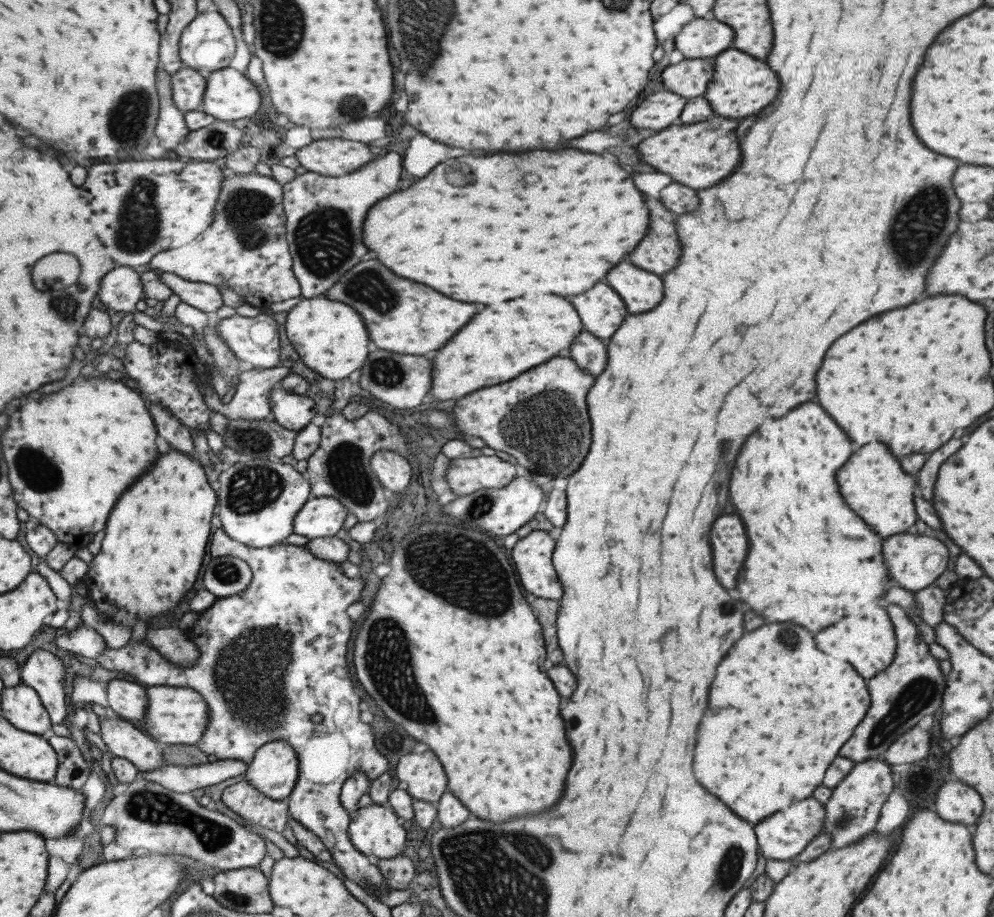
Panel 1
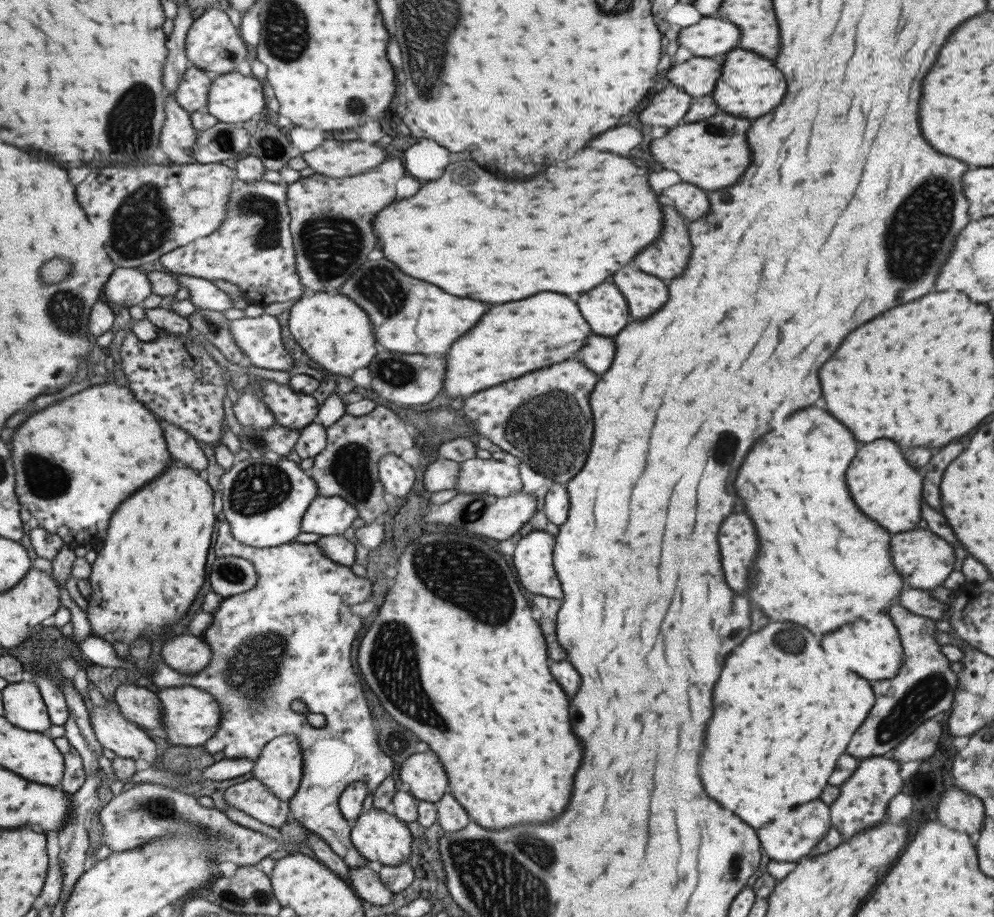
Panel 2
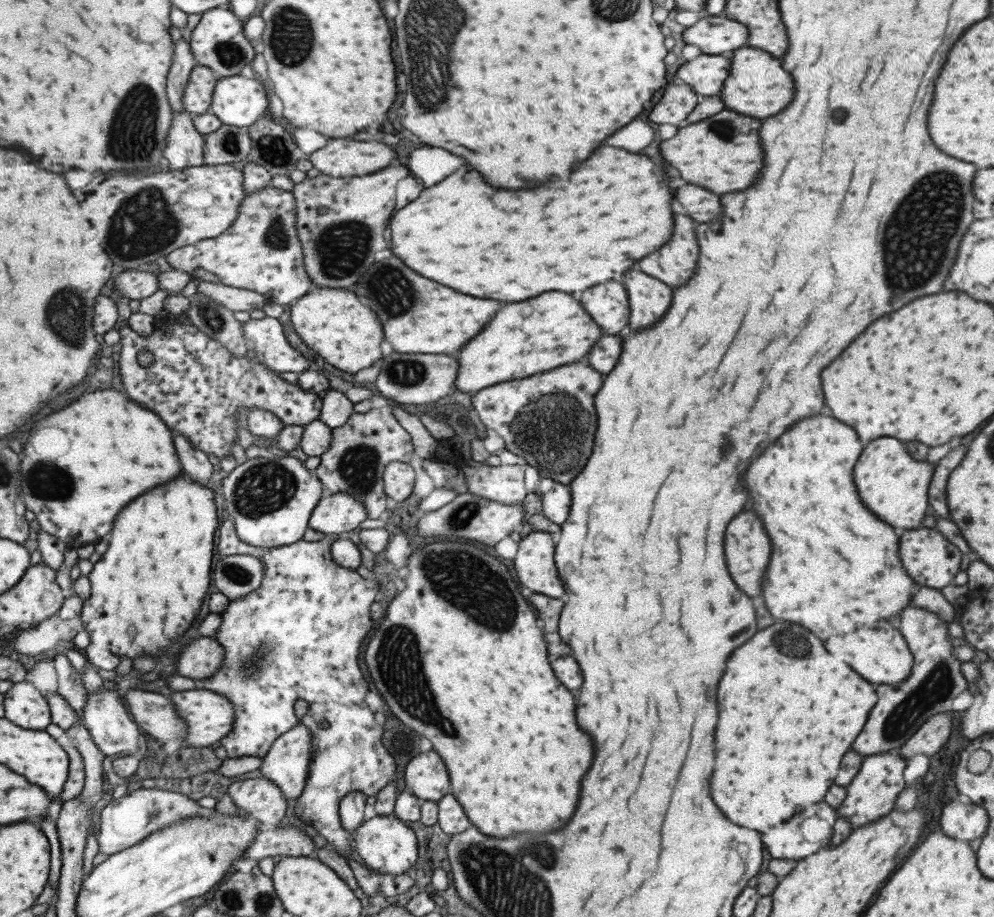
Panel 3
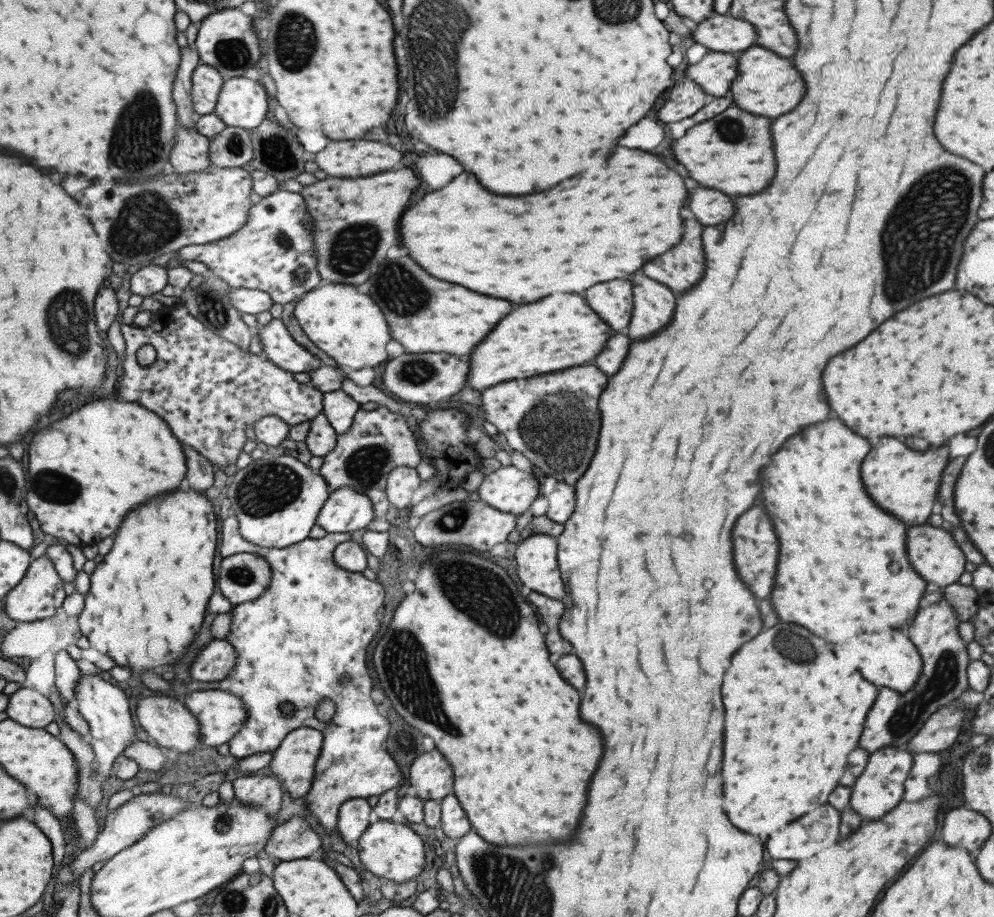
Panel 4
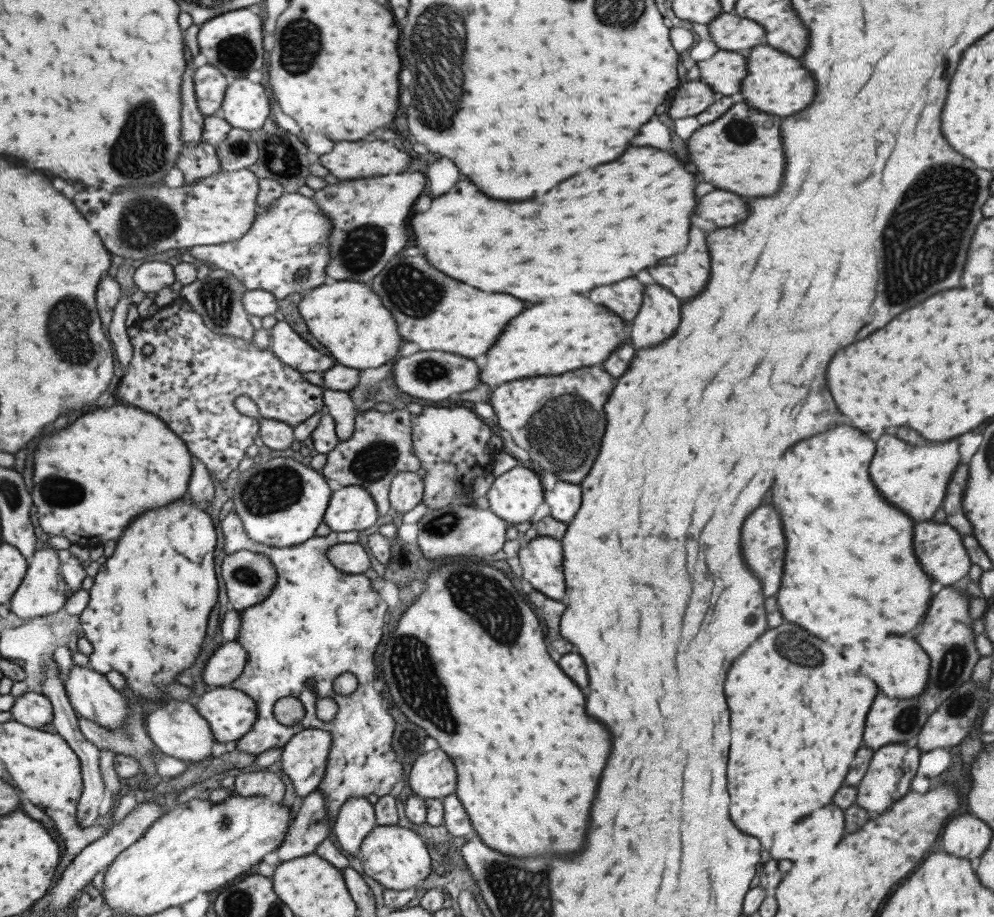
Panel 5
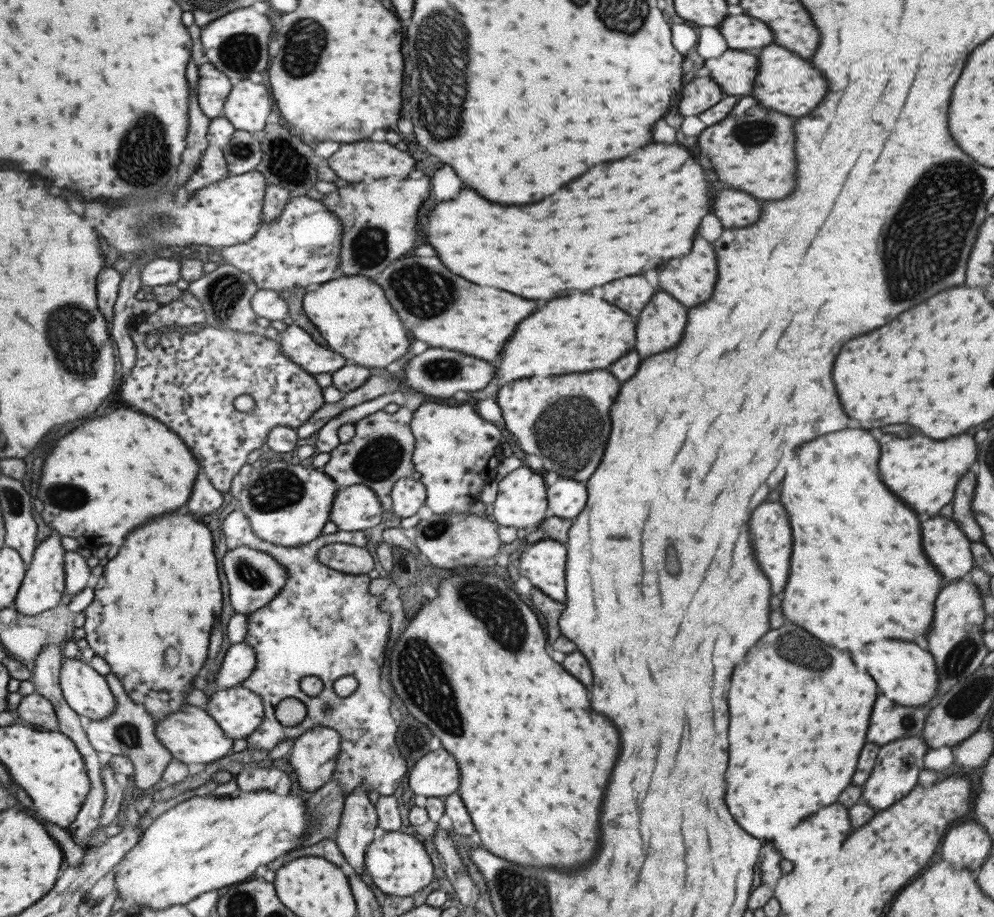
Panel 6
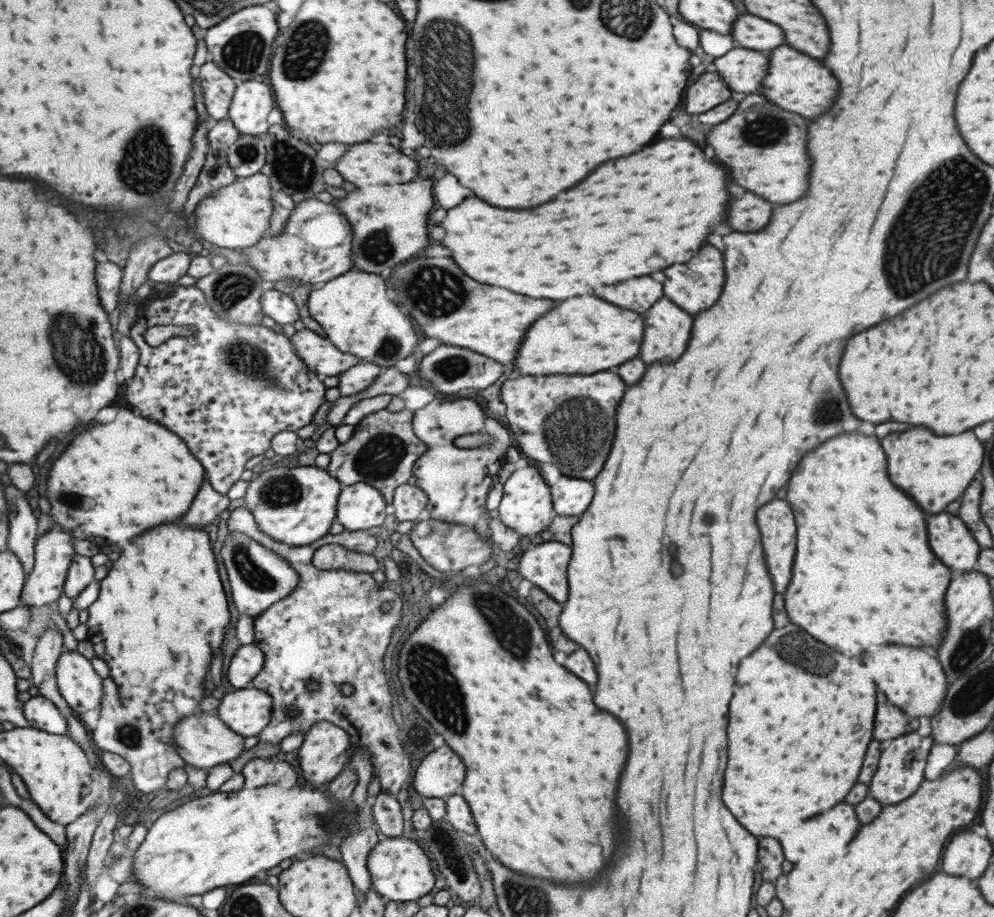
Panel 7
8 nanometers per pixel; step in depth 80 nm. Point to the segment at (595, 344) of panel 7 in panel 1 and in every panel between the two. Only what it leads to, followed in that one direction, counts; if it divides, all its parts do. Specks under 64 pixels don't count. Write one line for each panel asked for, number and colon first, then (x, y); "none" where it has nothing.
1: (500, 342)
2: (510, 340)
3: (533, 336)
4: (558, 331)
5: (553, 337)
6: (577, 333)

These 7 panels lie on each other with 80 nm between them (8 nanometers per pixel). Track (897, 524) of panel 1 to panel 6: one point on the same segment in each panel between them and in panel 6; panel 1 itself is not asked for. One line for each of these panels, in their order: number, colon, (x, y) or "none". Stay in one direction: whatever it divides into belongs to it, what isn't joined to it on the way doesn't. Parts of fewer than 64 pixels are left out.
2: (884, 488)
3: (891, 484)
4: (903, 483)
5: (911, 478)
6: (921, 471)

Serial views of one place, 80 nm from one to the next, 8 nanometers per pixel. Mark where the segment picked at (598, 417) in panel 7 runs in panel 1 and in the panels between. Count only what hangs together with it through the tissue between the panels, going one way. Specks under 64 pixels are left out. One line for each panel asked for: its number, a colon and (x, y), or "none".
1: (545, 428)
2: (549, 432)
3: (553, 435)
4: (561, 444)
5: (566, 447)
6: (541, 413)

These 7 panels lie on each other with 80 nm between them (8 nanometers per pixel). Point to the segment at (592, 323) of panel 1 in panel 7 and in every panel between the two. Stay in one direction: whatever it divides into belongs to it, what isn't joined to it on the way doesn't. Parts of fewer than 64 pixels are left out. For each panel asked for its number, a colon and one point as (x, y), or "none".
2: (604, 309)
3: (607, 305)
4: (612, 300)
5: (623, 298)
6: (629, 294)
7: (638, 294)

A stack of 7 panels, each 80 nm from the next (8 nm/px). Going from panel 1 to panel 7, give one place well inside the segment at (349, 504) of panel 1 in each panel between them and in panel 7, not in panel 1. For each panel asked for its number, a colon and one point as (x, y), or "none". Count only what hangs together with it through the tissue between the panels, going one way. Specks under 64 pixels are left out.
2: (347, 466)
3: (360, 448)
4: (377, 440)
5: (380, 446)
6: (380, 452)
7: (381, 452)

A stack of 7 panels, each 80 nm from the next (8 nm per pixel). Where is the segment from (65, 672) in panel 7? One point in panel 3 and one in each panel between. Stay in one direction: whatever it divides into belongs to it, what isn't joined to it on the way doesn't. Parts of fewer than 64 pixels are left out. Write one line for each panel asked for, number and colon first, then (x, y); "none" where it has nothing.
3: (106, 714)
4: (105, 706)
5: (93, 697)
6: (86, 690)

